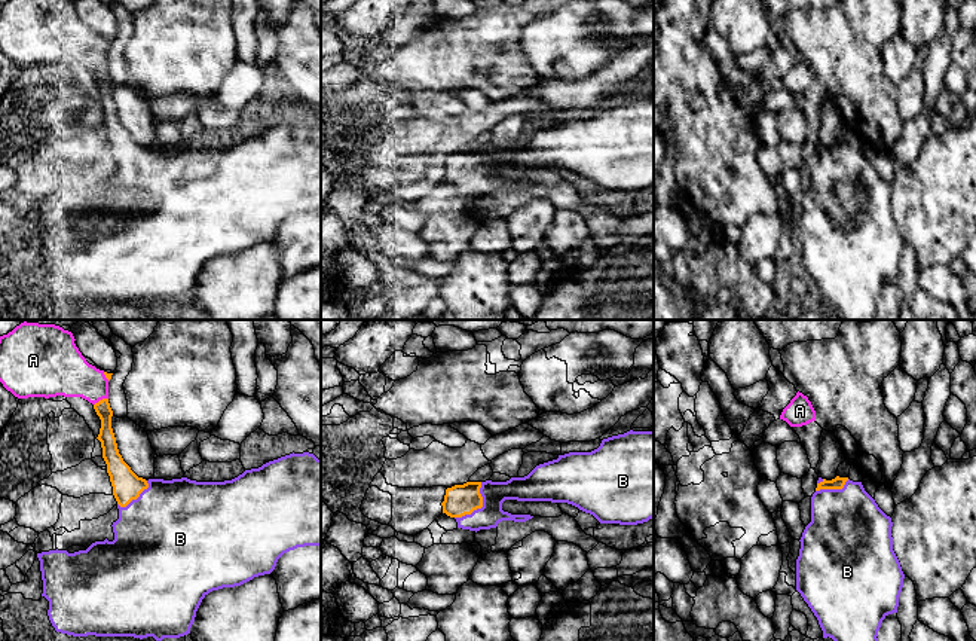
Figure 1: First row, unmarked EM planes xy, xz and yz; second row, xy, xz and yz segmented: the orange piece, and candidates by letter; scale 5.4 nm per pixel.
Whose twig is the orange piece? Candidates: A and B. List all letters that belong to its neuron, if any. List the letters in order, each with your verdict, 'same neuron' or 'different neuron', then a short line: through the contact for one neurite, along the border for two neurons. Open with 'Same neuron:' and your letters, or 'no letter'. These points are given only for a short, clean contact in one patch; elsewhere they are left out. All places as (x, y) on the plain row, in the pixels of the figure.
Same neuron: B
A: different neuron | xy (107, 64), (94, 72)
B: same neuron | xz (459, 167), (480, 174), (493, 161)

